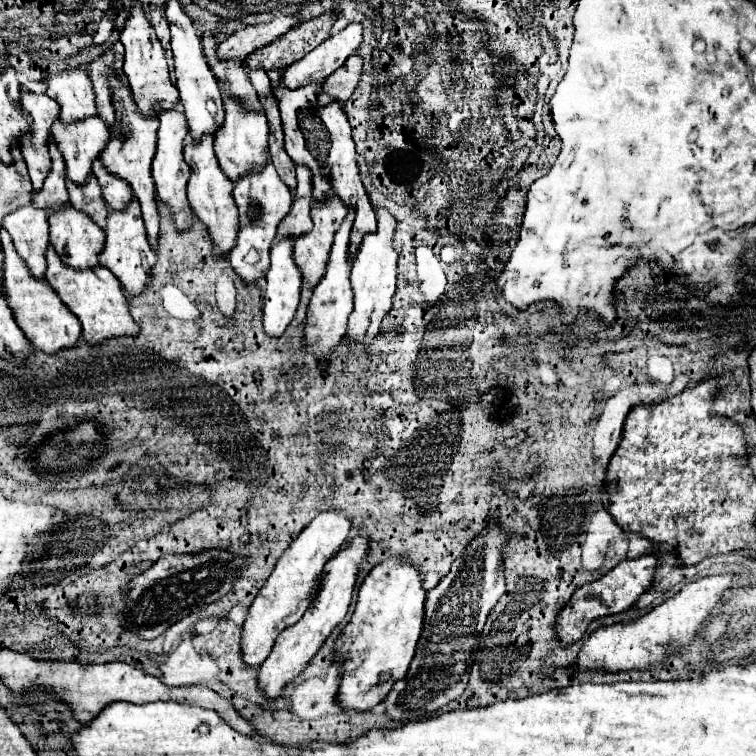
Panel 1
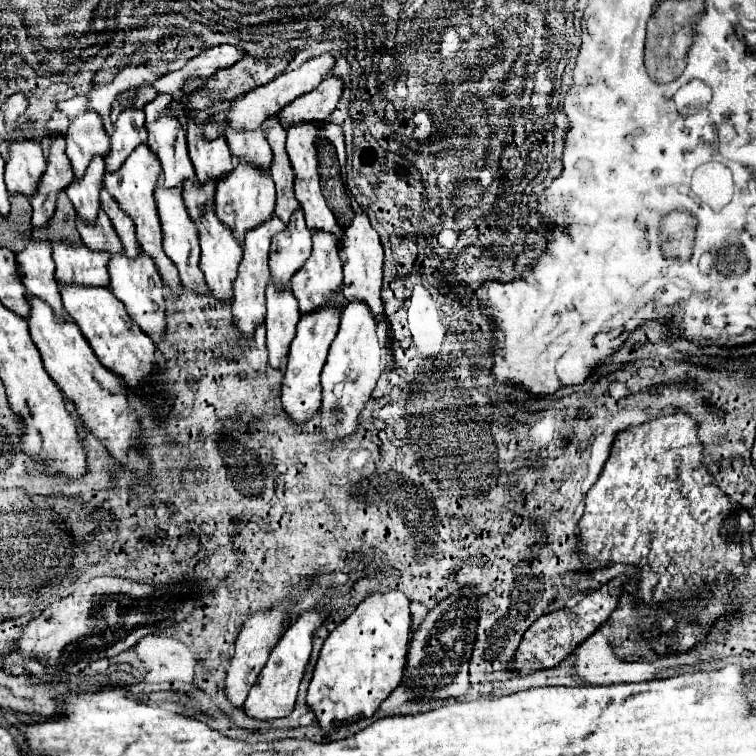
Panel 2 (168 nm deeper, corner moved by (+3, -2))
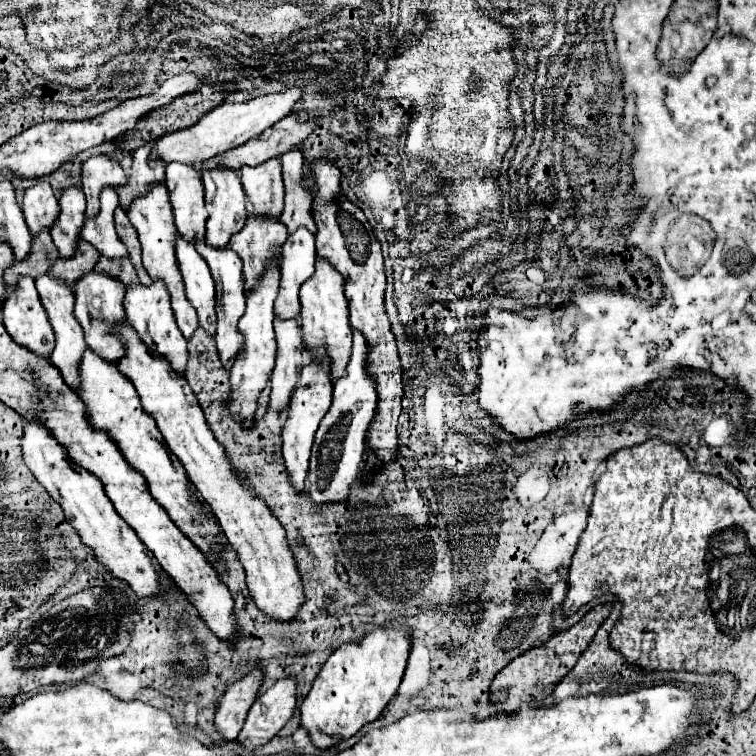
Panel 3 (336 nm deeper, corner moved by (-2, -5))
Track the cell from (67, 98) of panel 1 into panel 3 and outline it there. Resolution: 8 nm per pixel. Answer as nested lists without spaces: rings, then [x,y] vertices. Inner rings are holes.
[[[109,155],[89,157],[81,169],[81,185],[87,197],[87,217],[95,217],[99,211],[99,193],[103,187],[125,185],[127,177],[123,167]]]

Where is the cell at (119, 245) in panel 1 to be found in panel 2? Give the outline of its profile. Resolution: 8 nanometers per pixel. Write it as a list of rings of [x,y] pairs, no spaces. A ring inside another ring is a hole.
[[[140,252],[136,260],[130,260],[128,256],[114,254],[108,266],[110,272],[110,290],[112,294],[124,304],[128,316],[140,326],[144,334],[148,334],[156,344],[162,342],[162,336],[166,332],[166,306],[164,306],[164,284],[162,278],[154,266],[154,262]],[[150,280],[154,282],[154,288],[150,288]]]

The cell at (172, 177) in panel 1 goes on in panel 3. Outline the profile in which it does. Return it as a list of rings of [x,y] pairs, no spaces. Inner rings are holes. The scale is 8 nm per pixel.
[[[177,233],[177,241],[175,241],[175,255],[177,255],[179,267],[181,267],[187,299],[197,309],[199,325],[203,325],[203,329],[209,335],[215,335],[215,323],[217,323],[215,283],[209,273],[209,267],[207,267],[205,259],[197,253],[197,249],[189,241],[185,241],[183,235],[179,235],[179,233]]]

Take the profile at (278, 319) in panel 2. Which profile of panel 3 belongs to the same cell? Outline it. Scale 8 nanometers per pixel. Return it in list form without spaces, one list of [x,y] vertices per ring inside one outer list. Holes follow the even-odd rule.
[[[275,317],[275,335],[277,335],[277,361],[271,373],[271,401],[275,409],[285,409],[289,405],[291,393],[299,383],[299,373],[303,369],[303,337],[299,321]]]

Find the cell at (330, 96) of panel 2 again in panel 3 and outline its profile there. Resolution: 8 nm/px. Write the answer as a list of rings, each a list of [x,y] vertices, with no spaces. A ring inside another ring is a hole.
[[[289,113],[287,117],[283,117],[283,121],[275,123],[271,129],[261,133],[259,137],[253,137],[245,145],[229,149],[223,155],[203,161],[203,169],[211,169],[215,165],[223,165],[231,169],[239,169],[243,165],[255,167],[299,145],[313,133],[313,129],[315,123],[311,119],[299,119],[299,113]]]

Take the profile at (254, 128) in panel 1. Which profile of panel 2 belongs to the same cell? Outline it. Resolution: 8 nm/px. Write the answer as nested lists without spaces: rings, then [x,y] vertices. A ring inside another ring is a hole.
[[[236,162],[234,170],[216,184],[216,214],[232,230],[234,238],[238,238],[242,246],[246,230],[254,230],[254,226],[260,226],[272,218],[274,202],[274,182],[270,174],[242,162]]]

